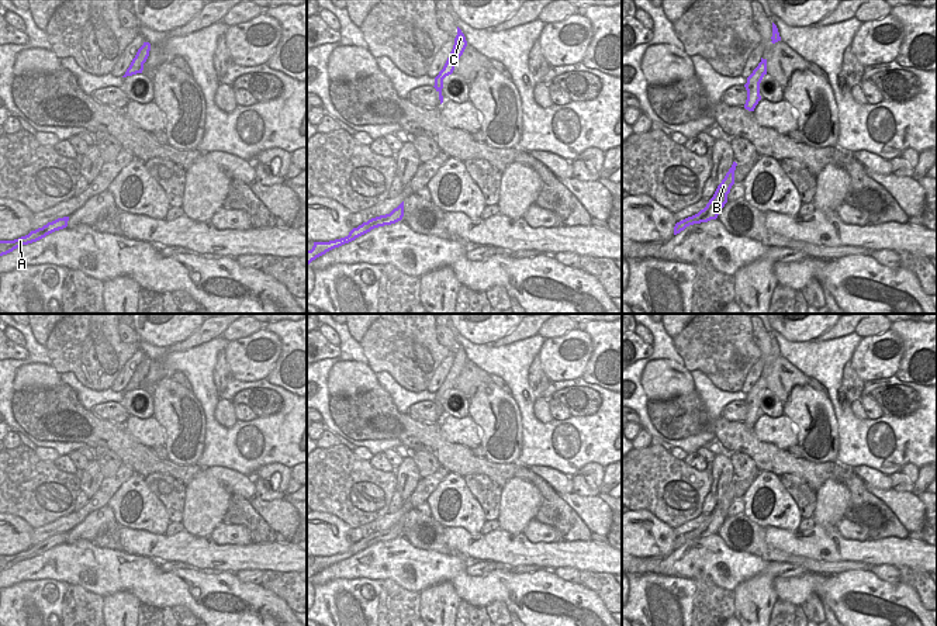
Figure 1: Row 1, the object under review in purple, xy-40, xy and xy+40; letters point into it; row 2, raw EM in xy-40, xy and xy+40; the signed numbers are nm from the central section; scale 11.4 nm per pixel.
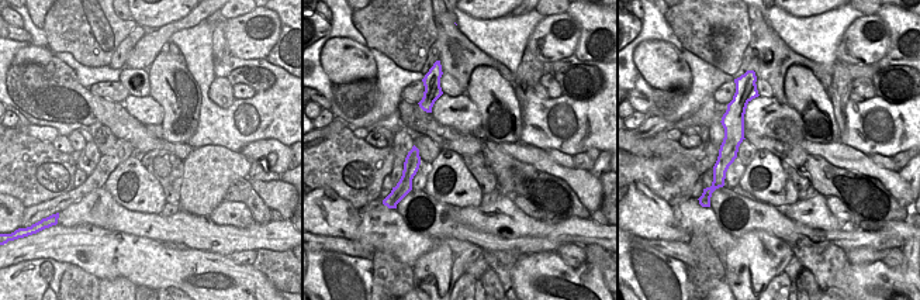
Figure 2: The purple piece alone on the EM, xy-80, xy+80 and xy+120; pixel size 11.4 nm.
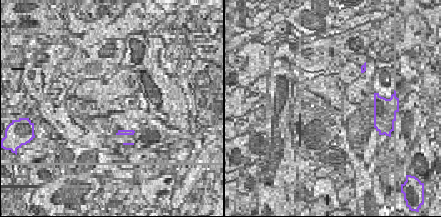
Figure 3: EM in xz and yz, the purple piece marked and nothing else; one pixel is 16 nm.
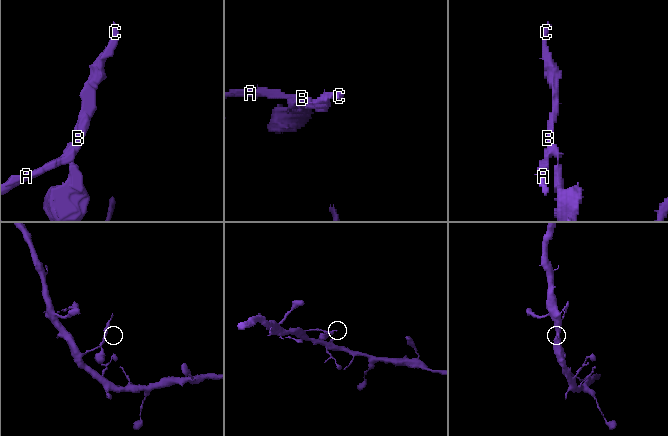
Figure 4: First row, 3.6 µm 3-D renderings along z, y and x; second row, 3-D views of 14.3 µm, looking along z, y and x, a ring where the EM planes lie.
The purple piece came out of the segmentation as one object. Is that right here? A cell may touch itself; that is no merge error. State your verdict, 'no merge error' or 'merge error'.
merge error

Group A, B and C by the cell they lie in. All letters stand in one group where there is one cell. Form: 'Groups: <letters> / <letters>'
Groups: A / B C.

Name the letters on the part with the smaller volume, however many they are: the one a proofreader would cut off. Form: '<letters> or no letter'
B, C.

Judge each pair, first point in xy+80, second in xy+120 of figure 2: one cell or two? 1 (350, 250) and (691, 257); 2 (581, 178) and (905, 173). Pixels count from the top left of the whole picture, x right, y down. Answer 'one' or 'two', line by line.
1: one
2: two

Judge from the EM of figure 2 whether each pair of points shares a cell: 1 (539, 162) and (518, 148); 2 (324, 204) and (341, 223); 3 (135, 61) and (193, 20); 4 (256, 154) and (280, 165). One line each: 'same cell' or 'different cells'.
1: same cell
2: same cell
3: same cell
4: same cell

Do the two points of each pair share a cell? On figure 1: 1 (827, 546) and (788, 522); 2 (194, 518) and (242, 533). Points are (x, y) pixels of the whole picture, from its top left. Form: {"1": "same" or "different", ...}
{"1": "different", "2": "different"}

